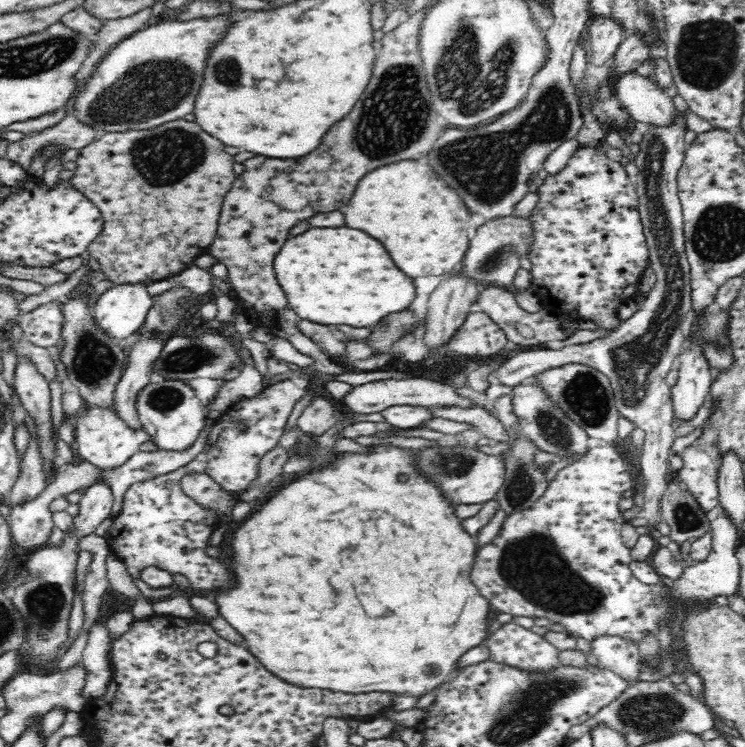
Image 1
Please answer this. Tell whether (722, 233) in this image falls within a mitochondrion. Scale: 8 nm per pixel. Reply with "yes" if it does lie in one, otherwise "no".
yes

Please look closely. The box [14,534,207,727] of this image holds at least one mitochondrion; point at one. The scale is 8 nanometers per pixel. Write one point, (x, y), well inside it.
(44, 605)

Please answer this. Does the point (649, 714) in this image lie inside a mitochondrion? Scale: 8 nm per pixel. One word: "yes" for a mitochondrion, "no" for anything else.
yes

